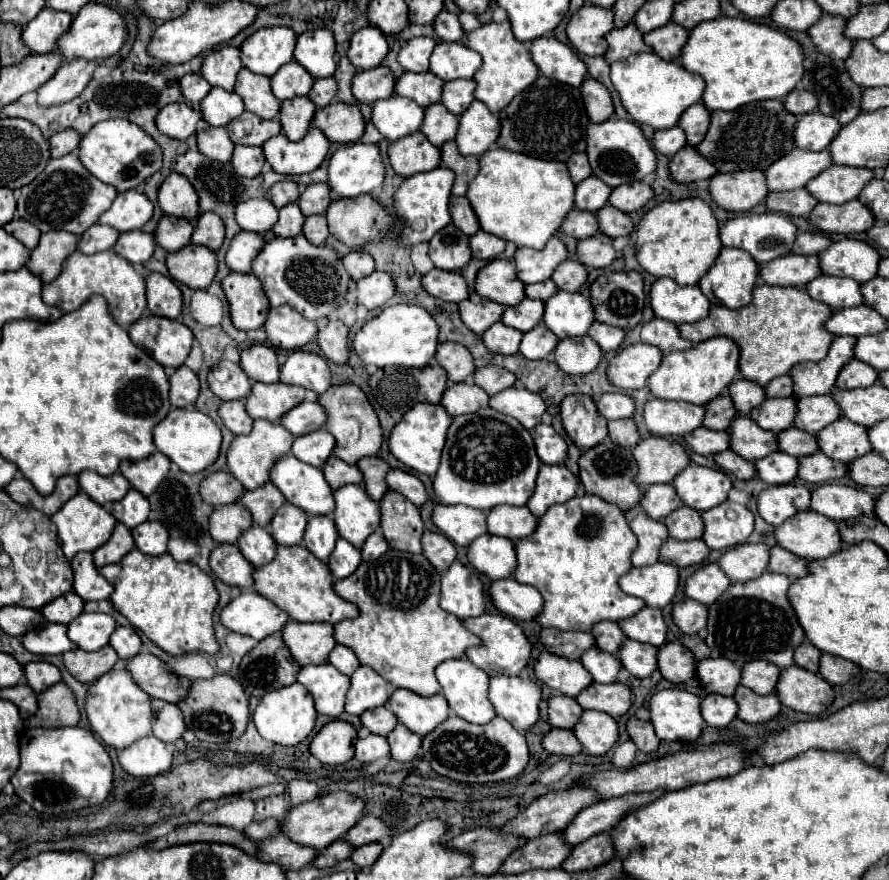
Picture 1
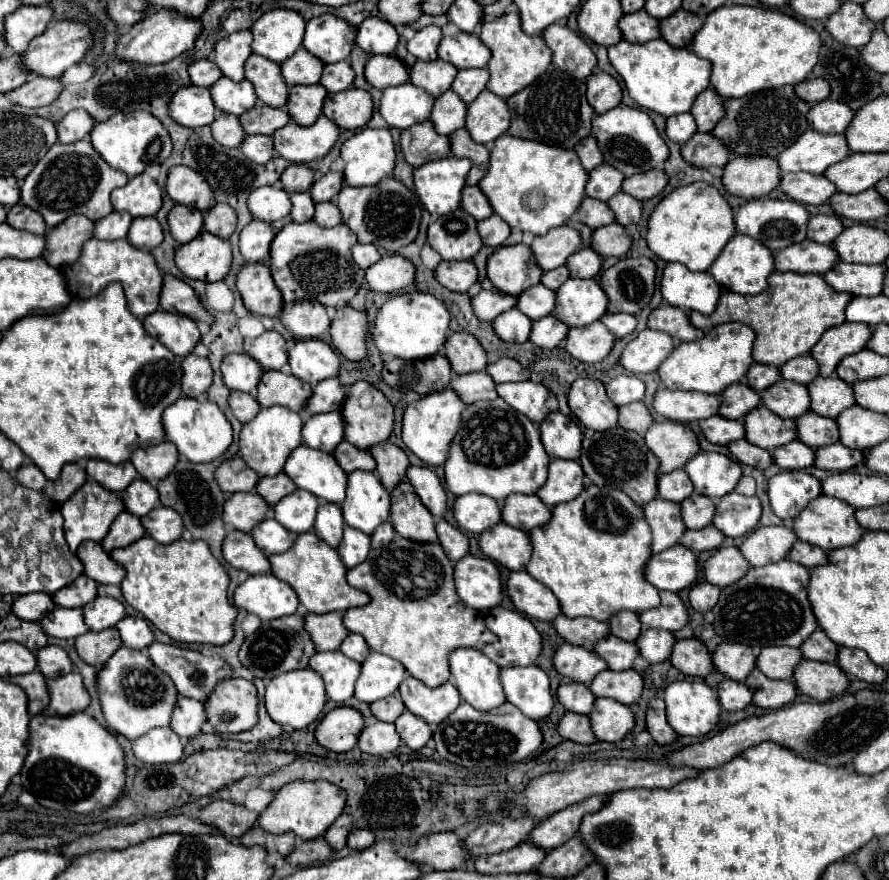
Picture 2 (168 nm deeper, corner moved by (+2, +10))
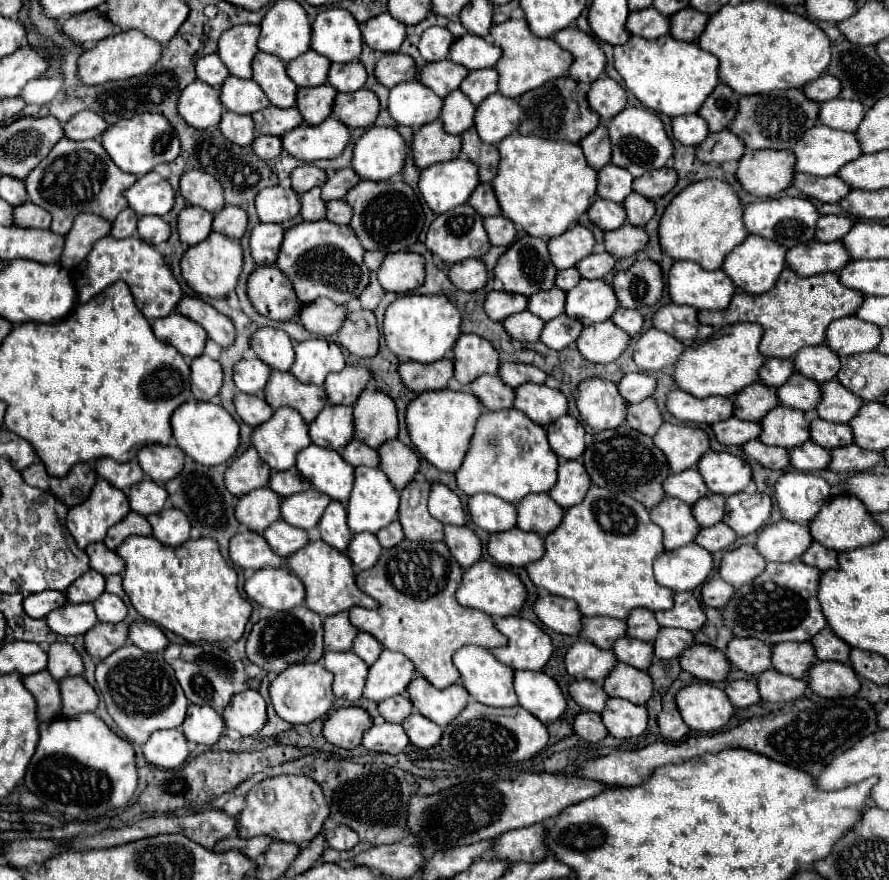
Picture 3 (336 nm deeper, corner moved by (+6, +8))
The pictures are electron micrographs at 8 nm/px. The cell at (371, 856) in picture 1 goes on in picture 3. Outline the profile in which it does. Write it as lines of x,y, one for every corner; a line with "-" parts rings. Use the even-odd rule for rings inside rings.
337,826
335,830
325,832
325,840
335,850
351,850
359,842
359,836
355,830
349,830
347,826

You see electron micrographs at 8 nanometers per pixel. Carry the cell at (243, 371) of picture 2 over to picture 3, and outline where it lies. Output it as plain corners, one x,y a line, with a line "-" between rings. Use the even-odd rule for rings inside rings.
259,358
241,360
233,368
233,380
235,380
237,388
247,394
259,394
265,388
269,374
271,374
271,368
265,362
261,362

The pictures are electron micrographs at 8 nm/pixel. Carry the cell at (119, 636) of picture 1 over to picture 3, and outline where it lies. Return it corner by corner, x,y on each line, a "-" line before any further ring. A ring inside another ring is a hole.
143,620
129,624
129,642
145,652
161,652
167,646
165,634
155,624

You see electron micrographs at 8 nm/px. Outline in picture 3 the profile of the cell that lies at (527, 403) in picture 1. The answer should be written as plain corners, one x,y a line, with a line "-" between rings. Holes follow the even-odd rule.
523,384
515,388
515,404
527,418
539,426
547,426
567,414
567,398
545,384

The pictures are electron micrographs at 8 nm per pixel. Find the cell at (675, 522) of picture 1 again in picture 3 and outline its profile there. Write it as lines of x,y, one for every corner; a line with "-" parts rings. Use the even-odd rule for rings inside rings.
707,494
705,498
697,500
693,506
693,516
699,522
699,526
713,526
721,522
725,512
725,498
719,494

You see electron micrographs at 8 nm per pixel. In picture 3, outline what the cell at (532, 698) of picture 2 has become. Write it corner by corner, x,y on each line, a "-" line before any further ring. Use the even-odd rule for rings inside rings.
517,670
513,678
513,688
519,704
543,724
557,720
565,712
565,694
545,672

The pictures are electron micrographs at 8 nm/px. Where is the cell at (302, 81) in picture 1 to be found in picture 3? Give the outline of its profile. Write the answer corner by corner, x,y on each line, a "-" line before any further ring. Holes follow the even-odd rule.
307,50
305,54
297,56
287,64
287,76
297,86
321,86
325,84
327,72
331,62
325,56
319,56
313,50

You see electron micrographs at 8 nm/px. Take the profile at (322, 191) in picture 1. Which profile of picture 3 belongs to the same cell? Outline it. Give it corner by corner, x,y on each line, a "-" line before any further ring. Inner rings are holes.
351,168
337,170
337,172
335,172
333,176
329,176
327,182
321,186
321,198
323,198
325,202
329,202
329,200
341,200
341,198
347,194
347,190
349,190
353,184
357,184
357,182
359,182
359,178
357,178
357,174
353,174

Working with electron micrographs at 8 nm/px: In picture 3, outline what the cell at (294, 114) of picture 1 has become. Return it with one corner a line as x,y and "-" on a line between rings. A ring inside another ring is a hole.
329,84
297,90
297,110
307,124
321,124
329,114
335,98
335,90

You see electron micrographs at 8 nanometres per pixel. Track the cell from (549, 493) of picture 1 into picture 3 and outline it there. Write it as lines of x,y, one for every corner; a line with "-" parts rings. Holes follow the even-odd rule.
561,462
557,468
557,482
549,490
549,496
563,508
567,510
569,506
575,506
581,502
589,488
589,476
585,474
585,468
581,462

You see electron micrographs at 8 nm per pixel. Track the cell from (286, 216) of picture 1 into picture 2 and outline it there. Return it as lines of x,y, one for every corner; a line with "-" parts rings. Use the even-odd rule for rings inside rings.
309,192
291,194
291,202
293,202
293,210
291,210
291,220
293,222
309,222
309,220
313,220
315,202
313,202

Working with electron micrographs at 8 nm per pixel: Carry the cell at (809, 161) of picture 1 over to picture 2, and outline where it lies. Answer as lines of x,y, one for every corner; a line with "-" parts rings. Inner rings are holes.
807,130
801,138
779,156
783,172
813,172
823,174
831,164
845,160
851,154
845,134
821,134

